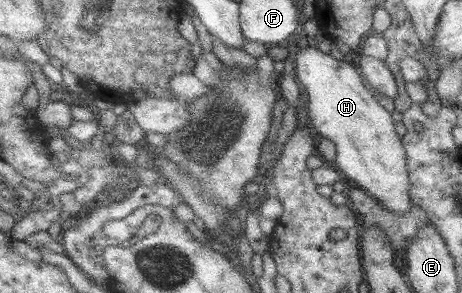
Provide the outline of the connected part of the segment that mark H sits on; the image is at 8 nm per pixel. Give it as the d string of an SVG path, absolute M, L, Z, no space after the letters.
M314 44L297 52L294 64L296 79L307 93L311 126L322 138L336 143L335 164L388 210L396 214L411 213L412 180L403 137L396 132L391 112L376 100L360 68L337 60Z

